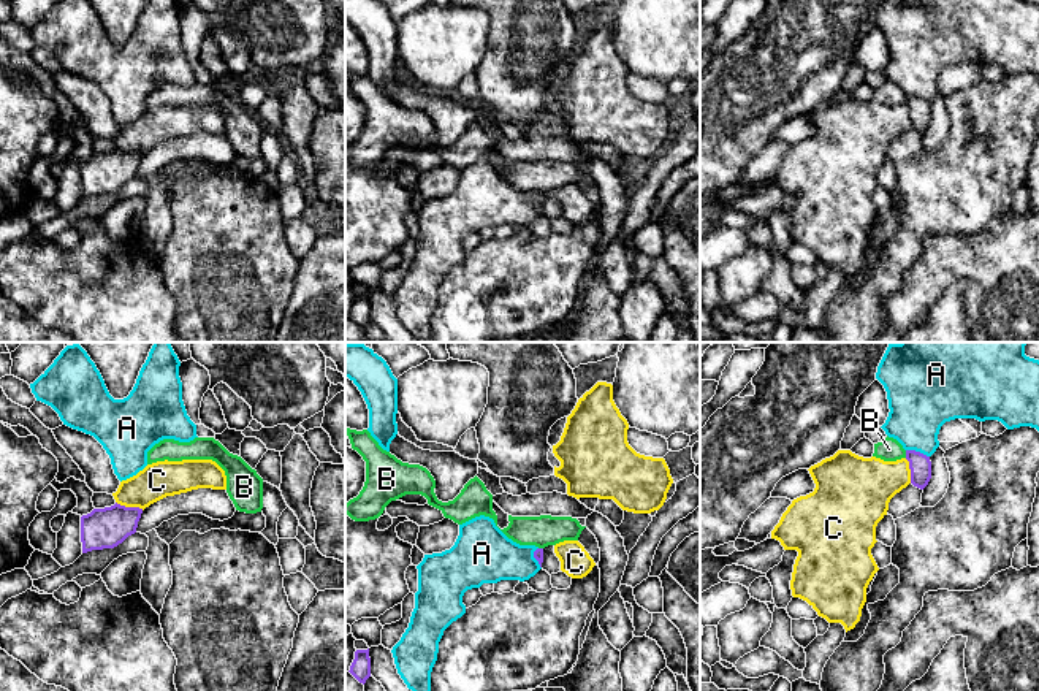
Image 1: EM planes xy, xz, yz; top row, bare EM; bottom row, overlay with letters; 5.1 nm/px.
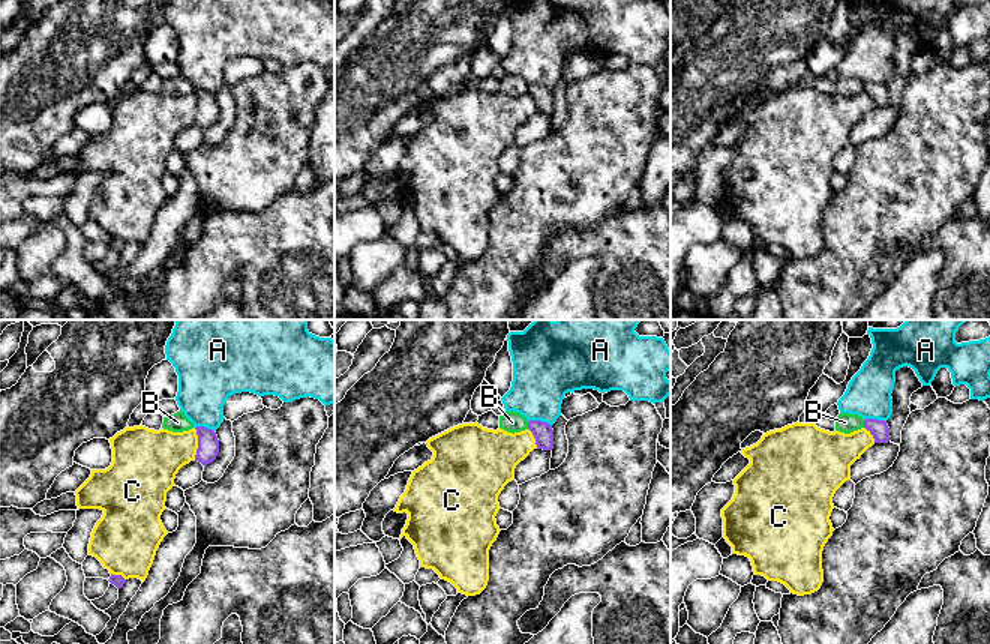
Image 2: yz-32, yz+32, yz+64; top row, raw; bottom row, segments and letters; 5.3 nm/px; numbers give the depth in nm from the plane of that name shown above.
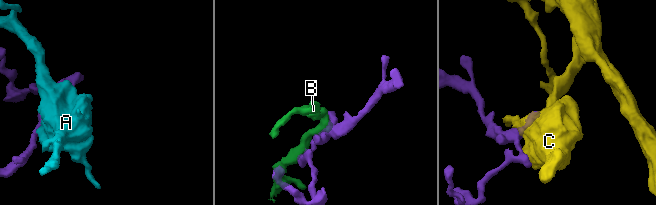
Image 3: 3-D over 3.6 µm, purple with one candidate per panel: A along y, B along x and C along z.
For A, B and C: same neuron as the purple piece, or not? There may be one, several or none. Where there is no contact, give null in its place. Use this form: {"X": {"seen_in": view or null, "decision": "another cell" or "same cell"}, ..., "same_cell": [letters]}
{"A": {"seen_in": "yz", "decision": "another cell"}, "B": {"seen_in": "yz", "decision": "another cell"}, "C": {"seen_in": "xy", "decision": "another cell"}, "same_cell": []}

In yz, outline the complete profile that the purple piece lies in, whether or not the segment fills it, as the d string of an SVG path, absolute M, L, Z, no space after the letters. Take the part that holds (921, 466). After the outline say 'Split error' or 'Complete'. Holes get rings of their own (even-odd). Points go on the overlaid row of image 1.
M906 450L906 460L909 461L911 483L923 490L931 479L930 456L915 450Z. Complete

